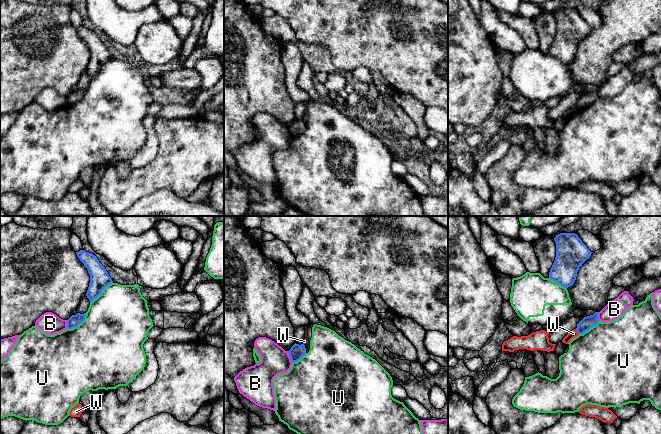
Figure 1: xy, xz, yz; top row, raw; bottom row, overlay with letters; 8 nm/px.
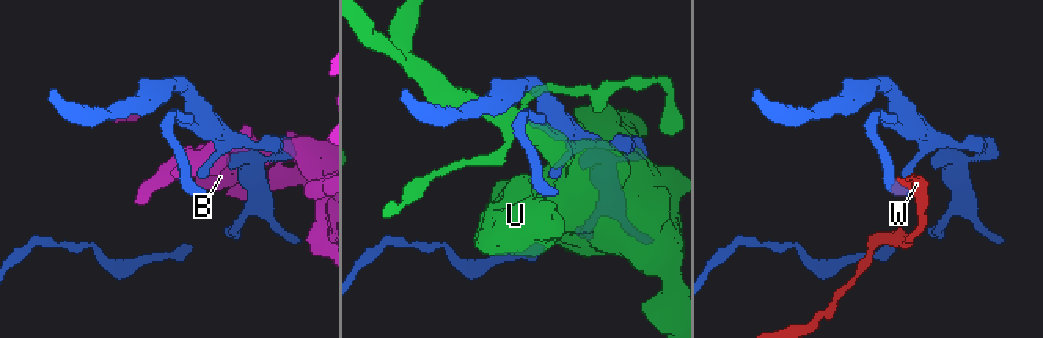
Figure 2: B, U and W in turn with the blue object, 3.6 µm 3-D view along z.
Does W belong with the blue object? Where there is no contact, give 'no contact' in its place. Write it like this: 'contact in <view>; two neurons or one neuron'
contact in yz; two neurons

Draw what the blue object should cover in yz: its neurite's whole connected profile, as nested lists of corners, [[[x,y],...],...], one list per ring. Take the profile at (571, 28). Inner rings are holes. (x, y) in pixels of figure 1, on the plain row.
[[[560,9],[554,14],[556,33],[549,55],[568,64],[576,56],[579,43],[591,32],[591,27],[575,9]]]

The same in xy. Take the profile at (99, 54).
[[[80,26],[76,28],[77,33],[87,44],[90,51],[90,59],[86,69],[87,74],[92,78],[97,74],[101,67],[109,60],[113,59],[105,43],[99,38],[97,33],[92,29]]]

